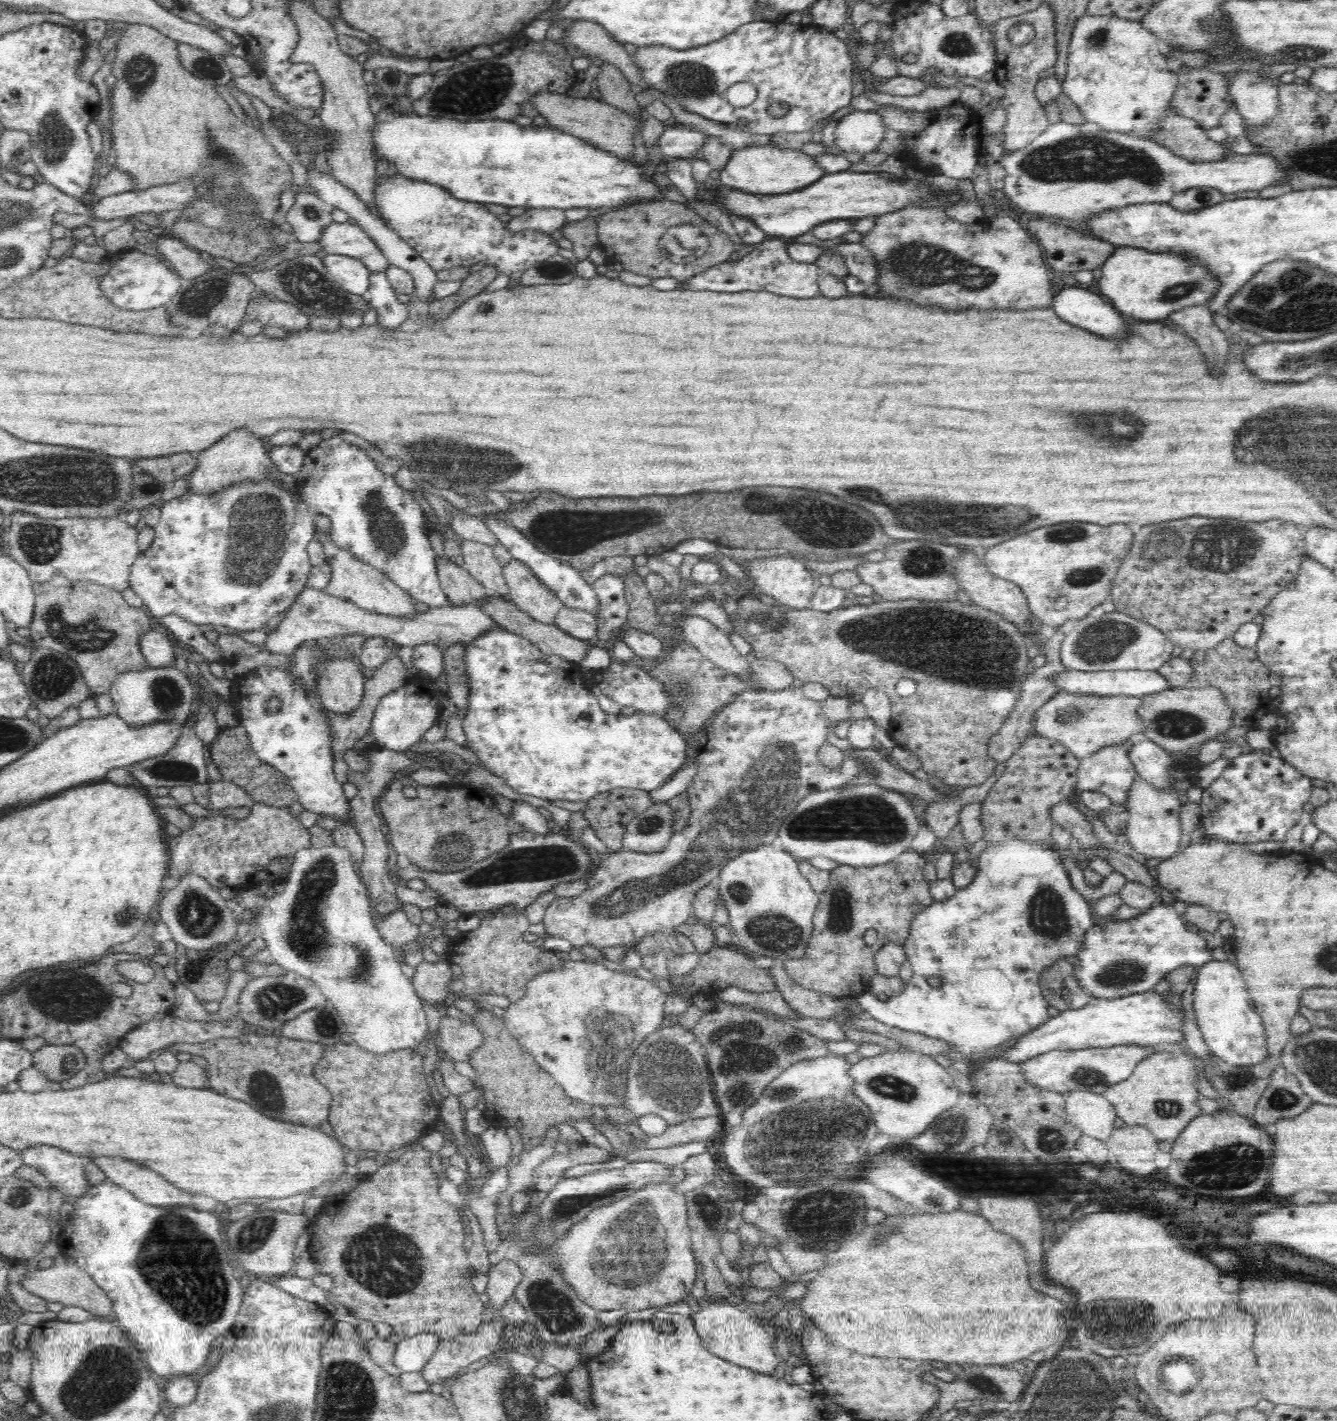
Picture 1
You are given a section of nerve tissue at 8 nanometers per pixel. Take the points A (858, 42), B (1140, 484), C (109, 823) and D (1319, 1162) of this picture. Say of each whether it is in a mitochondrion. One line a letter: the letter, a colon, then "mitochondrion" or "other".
A: other
B: other
C: other
D: other

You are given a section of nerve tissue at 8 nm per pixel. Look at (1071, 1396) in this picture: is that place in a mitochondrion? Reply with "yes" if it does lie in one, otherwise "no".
yes

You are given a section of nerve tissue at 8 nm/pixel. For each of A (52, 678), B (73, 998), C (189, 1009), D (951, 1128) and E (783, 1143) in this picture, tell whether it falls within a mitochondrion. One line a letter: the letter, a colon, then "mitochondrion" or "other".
A: mitochondrion
B: mitochondrion
C: other
D: mitochondrion
E: mitochondrion

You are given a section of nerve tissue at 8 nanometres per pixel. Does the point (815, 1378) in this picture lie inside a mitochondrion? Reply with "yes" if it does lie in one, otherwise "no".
no

